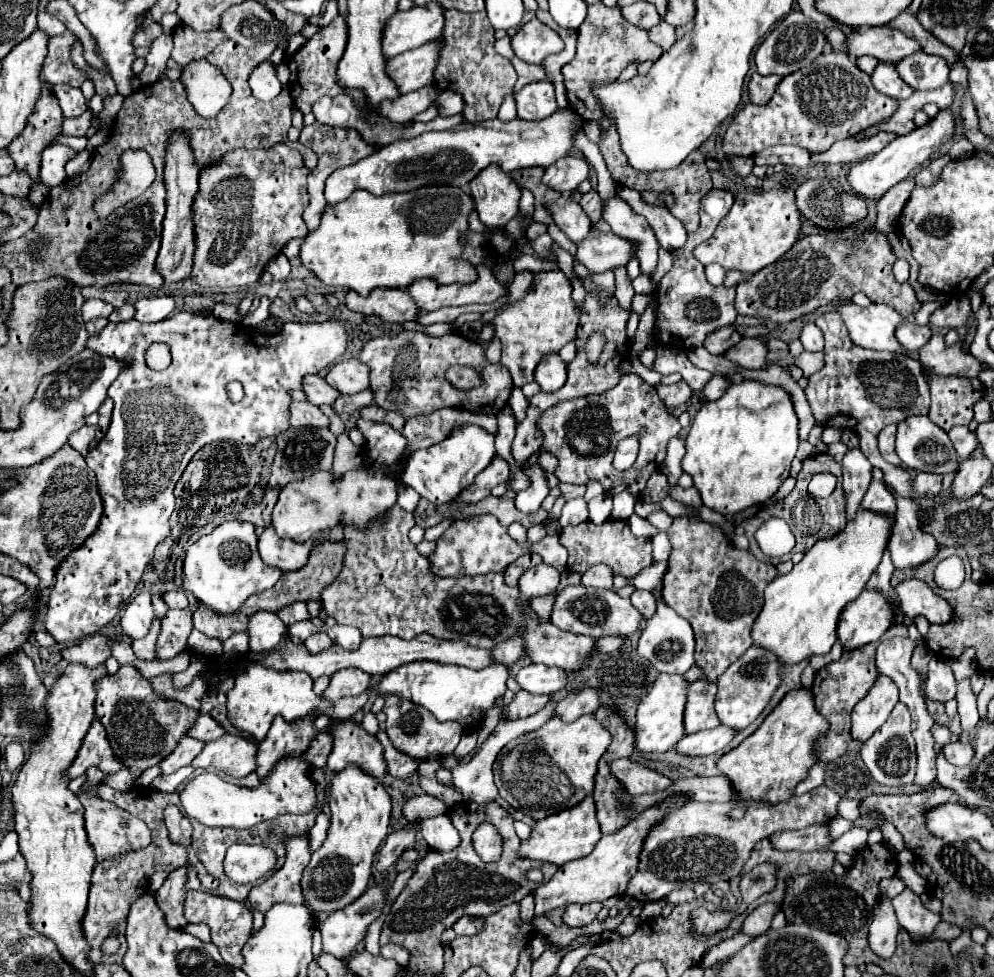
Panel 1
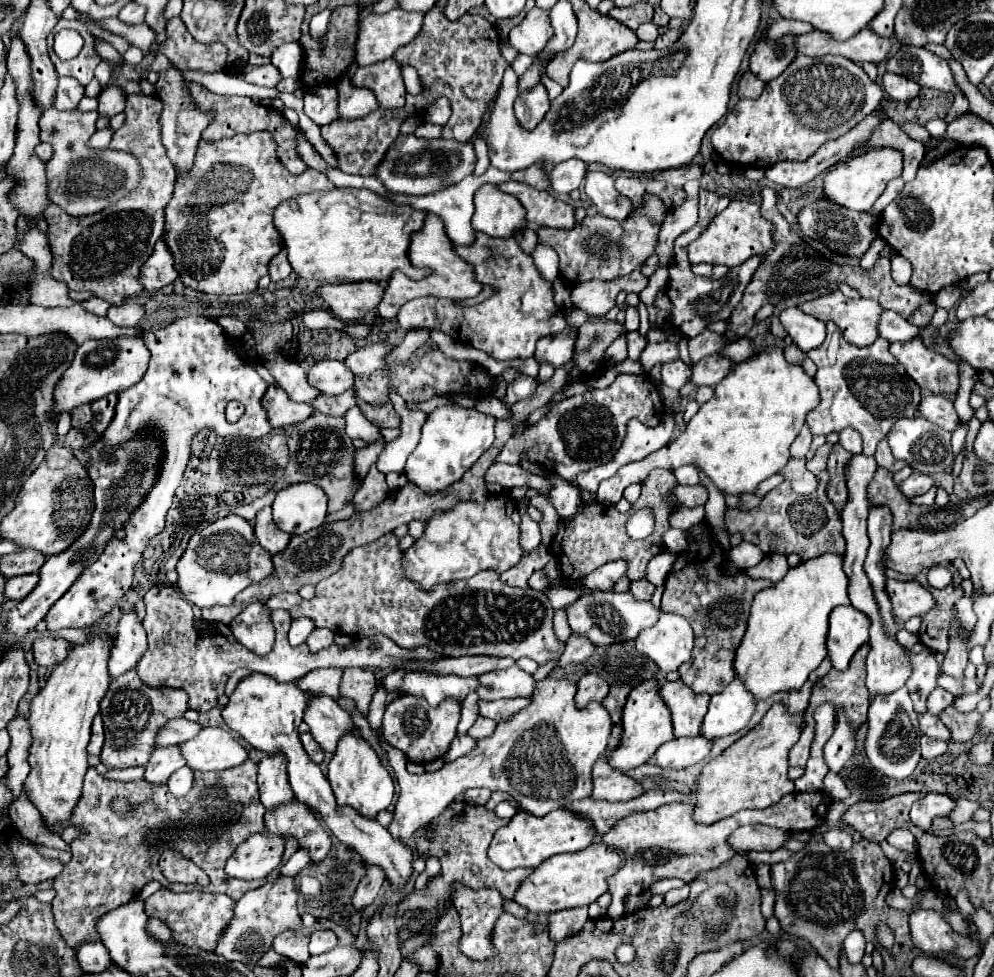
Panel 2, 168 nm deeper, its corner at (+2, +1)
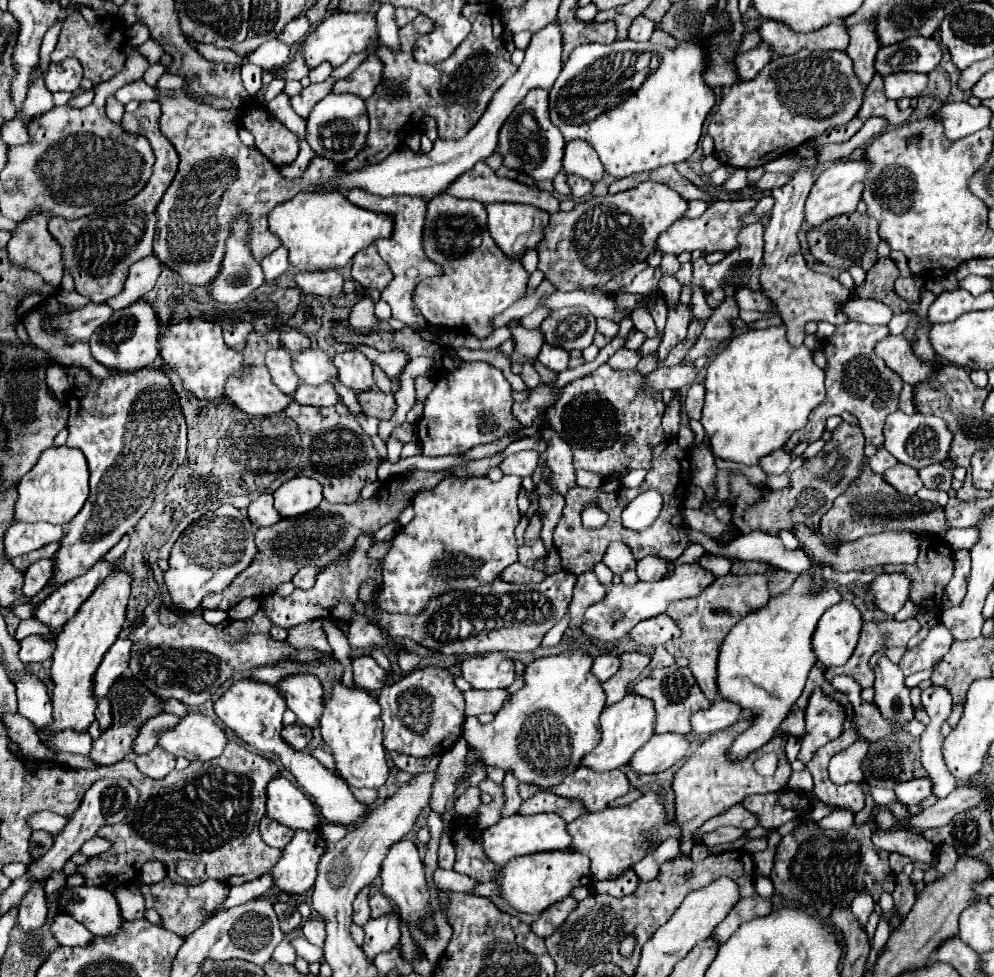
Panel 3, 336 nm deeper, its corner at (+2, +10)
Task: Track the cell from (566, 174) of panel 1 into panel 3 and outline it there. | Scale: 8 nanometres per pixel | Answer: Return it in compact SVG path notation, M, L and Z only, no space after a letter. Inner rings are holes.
M569 174L567 178L569 178L569 186L571 186L575 198L583 198L583 196L587 196L587 194L593 192L593 182L583 180L583 178L575 176L575 174Z

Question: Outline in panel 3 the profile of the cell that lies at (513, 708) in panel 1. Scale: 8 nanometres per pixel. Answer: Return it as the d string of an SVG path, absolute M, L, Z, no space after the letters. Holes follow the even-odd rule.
M467 690L463 692L465 698L465 714L467 716L479 716L485 712L497 712L503 702L507 700L505 690Z

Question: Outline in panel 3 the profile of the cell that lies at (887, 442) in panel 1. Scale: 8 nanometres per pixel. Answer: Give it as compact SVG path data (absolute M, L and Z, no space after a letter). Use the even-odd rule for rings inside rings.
M879 448L877 454L873 458L869 458L869 468L875 472L875 474L883 474L885 470L889 470L891 466L895 466L897 460L893 456L889 456L889 452L885 448Z

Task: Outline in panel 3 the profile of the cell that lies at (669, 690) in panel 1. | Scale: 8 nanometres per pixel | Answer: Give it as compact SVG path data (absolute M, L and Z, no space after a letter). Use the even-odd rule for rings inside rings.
M627 694L621 702L607 706L601 714L601 732L603 738L599 746L581 758L581 766L587 766L595 772L625 768L629 764L629 758L653 736L653 722L655 722L655 708L649 698Z

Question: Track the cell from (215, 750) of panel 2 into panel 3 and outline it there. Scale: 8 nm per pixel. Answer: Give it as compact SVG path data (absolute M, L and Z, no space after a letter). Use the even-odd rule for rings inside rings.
M189 712L181 722L159 734L157 746L187 760L211 760L221 756L227 744L225 732L205 714Z

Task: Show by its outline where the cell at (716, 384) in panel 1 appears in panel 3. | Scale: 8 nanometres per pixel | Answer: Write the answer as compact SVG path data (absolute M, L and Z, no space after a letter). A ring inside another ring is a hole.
M695 382L691 384L687 396L685 396L685 412L691 420L699 420L701 418L701 410L703 410L703 400L705 400L705 386Z

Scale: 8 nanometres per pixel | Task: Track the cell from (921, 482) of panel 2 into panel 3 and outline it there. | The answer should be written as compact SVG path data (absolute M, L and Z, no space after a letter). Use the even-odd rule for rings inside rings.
M895 464L893 468L885 470L881 474L881 478L891 484L897 492L905 494L905 496L913 496L917 494L917 490L923 486L919 476L917 476L917 470L915 468L907 468L905 464Z

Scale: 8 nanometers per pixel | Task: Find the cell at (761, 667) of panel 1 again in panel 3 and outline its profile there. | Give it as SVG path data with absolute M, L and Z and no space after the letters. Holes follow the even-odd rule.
M715 700L711 708L707 710L697 710L691 716L691 728L695 734L713 734L717 730L723 730L739 720L741 706L729 700Z

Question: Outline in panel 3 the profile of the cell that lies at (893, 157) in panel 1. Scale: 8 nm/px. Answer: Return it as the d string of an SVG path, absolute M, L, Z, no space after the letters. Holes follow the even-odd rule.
M855 160L855 162L835 162L831 168L827 168L813 184L807 202L805 202L805 222L811 228L821 226L821 222L835 218L835 216L843 216L843 214L851 214L857 208L857 202L861 200L861 192L863 192L863 180L865 180L865 172L869 170L869 166L863 160Z

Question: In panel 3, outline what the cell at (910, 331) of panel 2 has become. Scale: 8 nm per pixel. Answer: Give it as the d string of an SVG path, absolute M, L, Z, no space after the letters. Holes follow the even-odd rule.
M853 294L853 298L849 298L847 302L841 304L841 310L847 314L849 320L857 320L857 322L865 322L865 324L889 324L893 312L889 306L877 302L877 300L869 300L869 298L859 298Z

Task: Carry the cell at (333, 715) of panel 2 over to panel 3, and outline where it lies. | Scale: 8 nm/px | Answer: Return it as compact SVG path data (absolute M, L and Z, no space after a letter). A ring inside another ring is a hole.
M291 674L281 678L275 688L283 694L287 708L297 714L297 722L315 728L323 712L323 690L313 674Z

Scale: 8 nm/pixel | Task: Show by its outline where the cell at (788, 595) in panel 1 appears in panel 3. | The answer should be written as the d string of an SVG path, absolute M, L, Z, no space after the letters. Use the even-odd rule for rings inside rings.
M803 572L789 592L771 598L761 612L757 610L745 616L741 624L733 626L729 636L725 636L717 658L719 696L751 712L751 726L731 744L729 760L745 760L753 750L761 748L777 734L791 706L801 696L811 666L817 662L811 648L817 622L823 612L837 602L841 602L837 590L825 588L823 592L813 592L813 582Z

